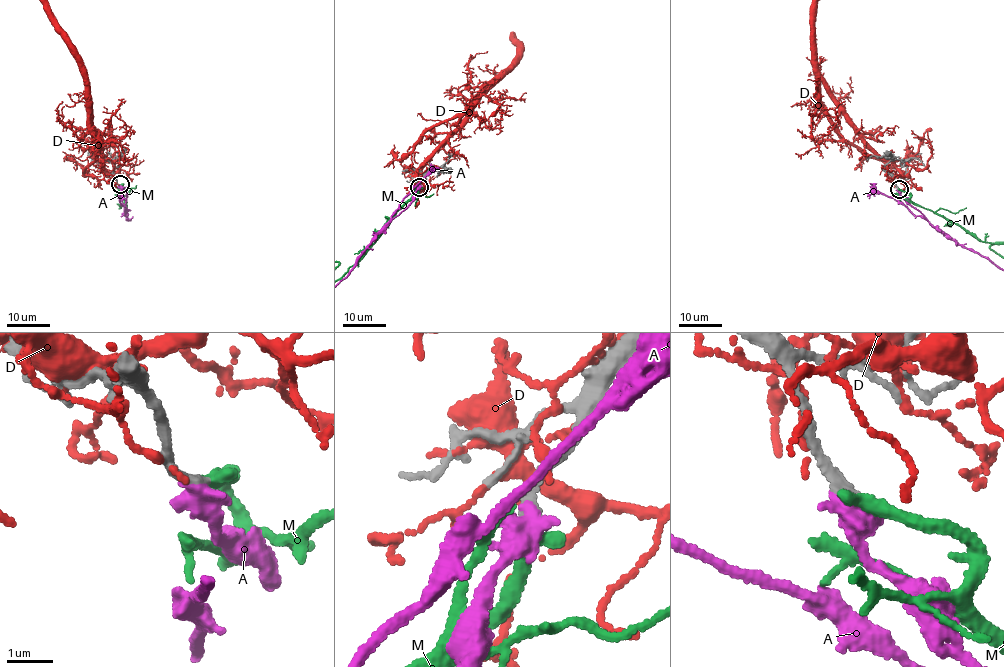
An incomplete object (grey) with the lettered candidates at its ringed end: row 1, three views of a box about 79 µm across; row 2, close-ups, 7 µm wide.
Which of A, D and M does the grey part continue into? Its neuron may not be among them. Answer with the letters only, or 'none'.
M

